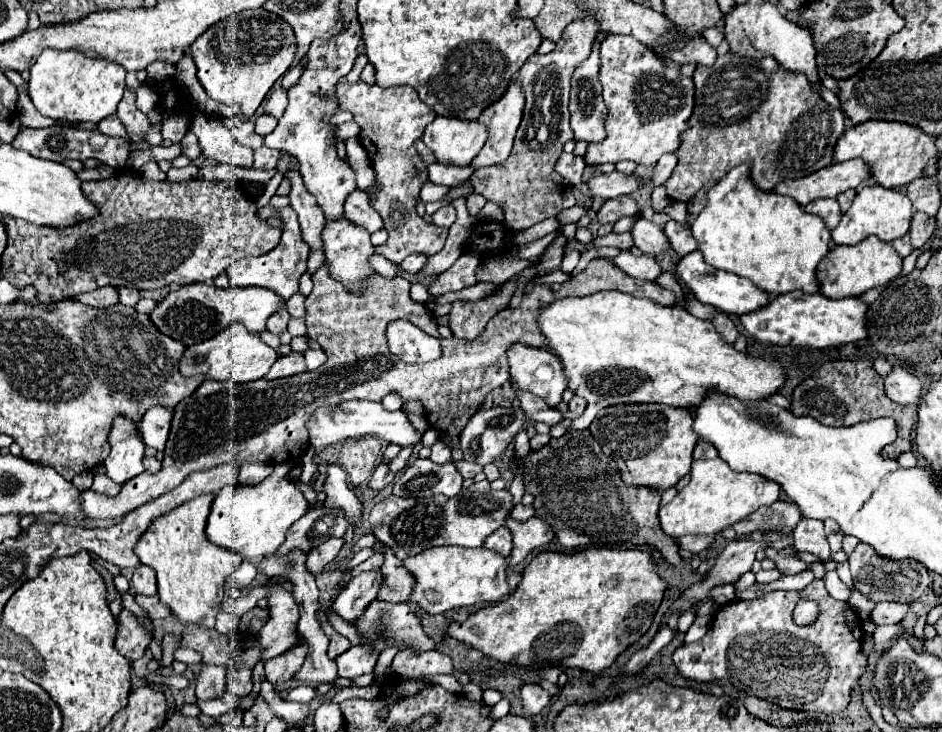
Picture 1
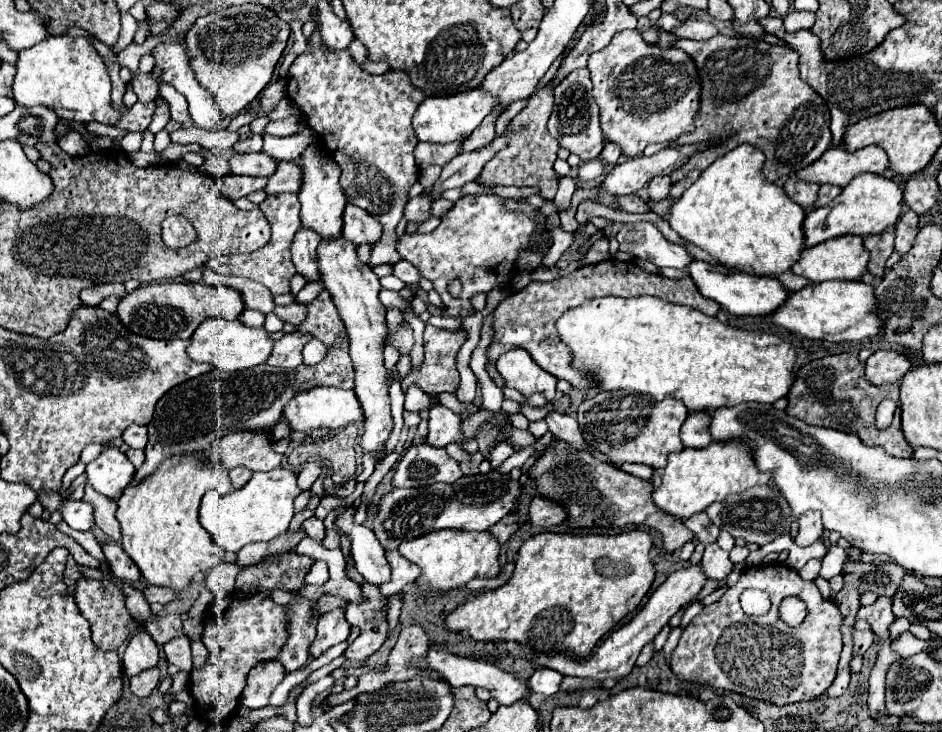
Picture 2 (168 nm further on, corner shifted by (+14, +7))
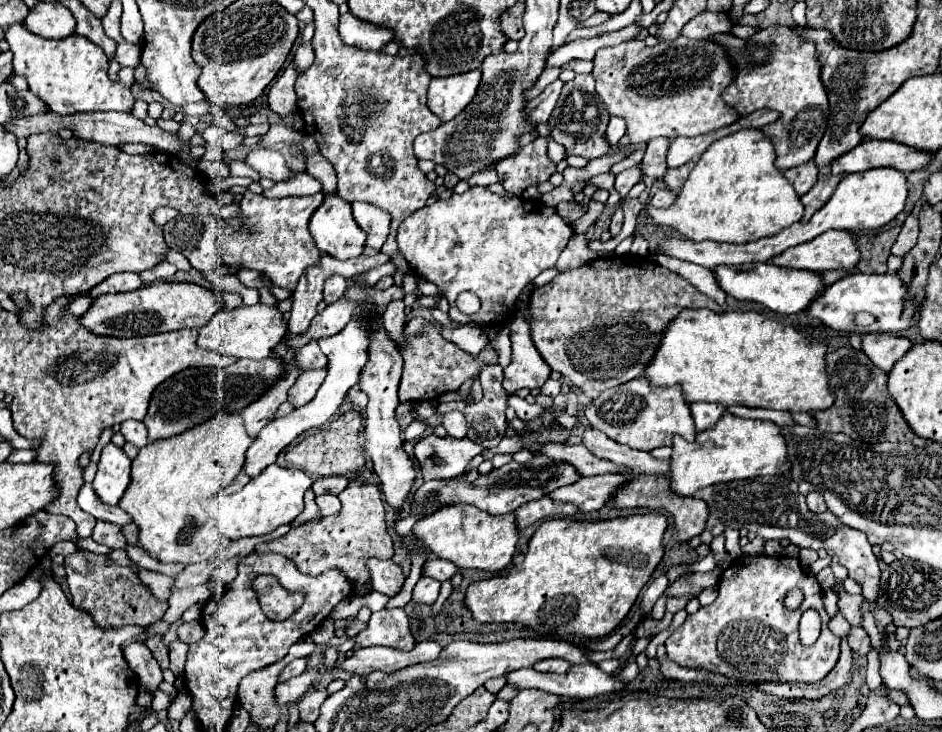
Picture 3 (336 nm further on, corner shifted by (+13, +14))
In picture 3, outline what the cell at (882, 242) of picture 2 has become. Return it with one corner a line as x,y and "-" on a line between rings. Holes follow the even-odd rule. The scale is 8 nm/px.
899,227
885,229
881,233
861,235
861,259
857,271
861,273
887,273
887,257
891,255
891,245
899,235

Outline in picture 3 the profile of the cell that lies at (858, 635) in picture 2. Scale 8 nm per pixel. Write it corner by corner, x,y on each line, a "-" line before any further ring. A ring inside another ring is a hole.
871,647
871,650
867,654
867,671
866,671
866,684
870,690
873,690
882,684
882,678
879,673
879,656
877,651

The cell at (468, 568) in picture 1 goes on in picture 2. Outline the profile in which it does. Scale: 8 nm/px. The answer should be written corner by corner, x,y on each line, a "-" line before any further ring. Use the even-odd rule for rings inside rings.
428,532
412,542
400,544
398,552
420,568
422,574
416,578
416,586
426,594
444,594
466,586
474,578
496,578
500,574
500,544
490,532

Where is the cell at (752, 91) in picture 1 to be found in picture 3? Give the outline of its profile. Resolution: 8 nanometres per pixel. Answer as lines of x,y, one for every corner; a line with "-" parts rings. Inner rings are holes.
781,25
761,29
751,39
739,39
727,33
715,35
713,41
727,49
737,67
735,81
723,93
725,103
735,107
739,115
749,115
751,111
765,107
781,111
781,121
763,129
775,145
775,165
785,171
813,159
829,117
829,99
821,81
821,65
817,61
815,45
801,39
793,29

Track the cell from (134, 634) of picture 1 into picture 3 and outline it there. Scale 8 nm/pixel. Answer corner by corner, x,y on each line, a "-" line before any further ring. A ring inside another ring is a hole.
75,551
73,555
65,557
65,573
69,591
73,595
73,605
77,609
87,611
99,627
123,627
123,625
141,625
149,627
163,617
169,603
159,601
149,587
137,577
131,567
115,565
107,555
97,553
81,553

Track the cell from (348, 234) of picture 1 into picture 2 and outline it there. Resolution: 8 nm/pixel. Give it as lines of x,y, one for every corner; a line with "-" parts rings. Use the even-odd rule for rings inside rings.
322,238
316,250
318,254
318,270
320,282
332,294
332,300
338,308
338,314
346,326
350,338
350,358
356,370
356,386
354,392
364,410
364,436
362,448
380,452
384,442
392,432
392,416
390,416
390,398
386,390
386,370
382,358
382,342
386,334
384,326
384,312
386,308
378,300
378,292
382,290
378,276
372,268
364,266
356,254
356,246
346,238

